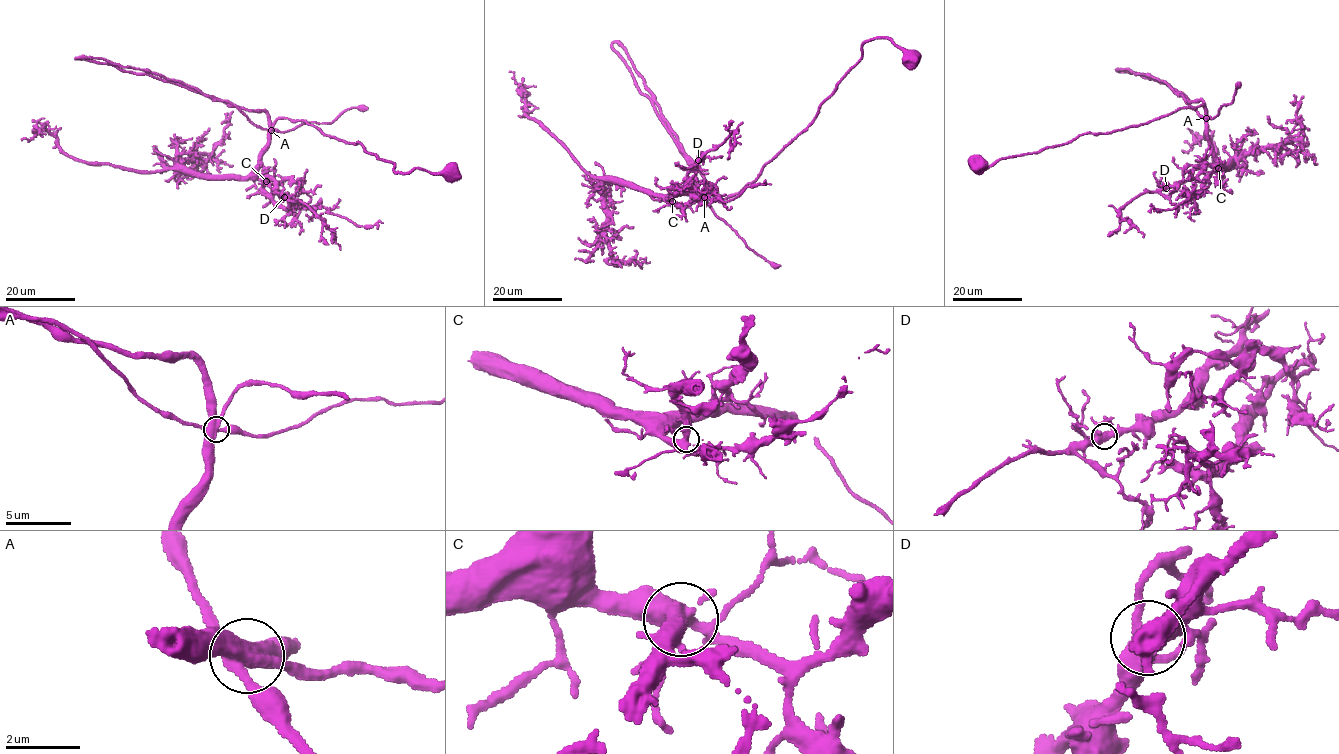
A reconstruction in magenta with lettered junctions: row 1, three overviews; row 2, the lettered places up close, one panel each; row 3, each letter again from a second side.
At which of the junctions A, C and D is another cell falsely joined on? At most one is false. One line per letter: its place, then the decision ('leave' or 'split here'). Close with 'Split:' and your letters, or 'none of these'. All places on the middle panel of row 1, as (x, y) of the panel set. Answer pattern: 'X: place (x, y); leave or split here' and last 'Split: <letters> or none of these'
A: place (704, 197); leave
C: place (672, 201); leave
D: place (698, 160); leave
Split: none of these

